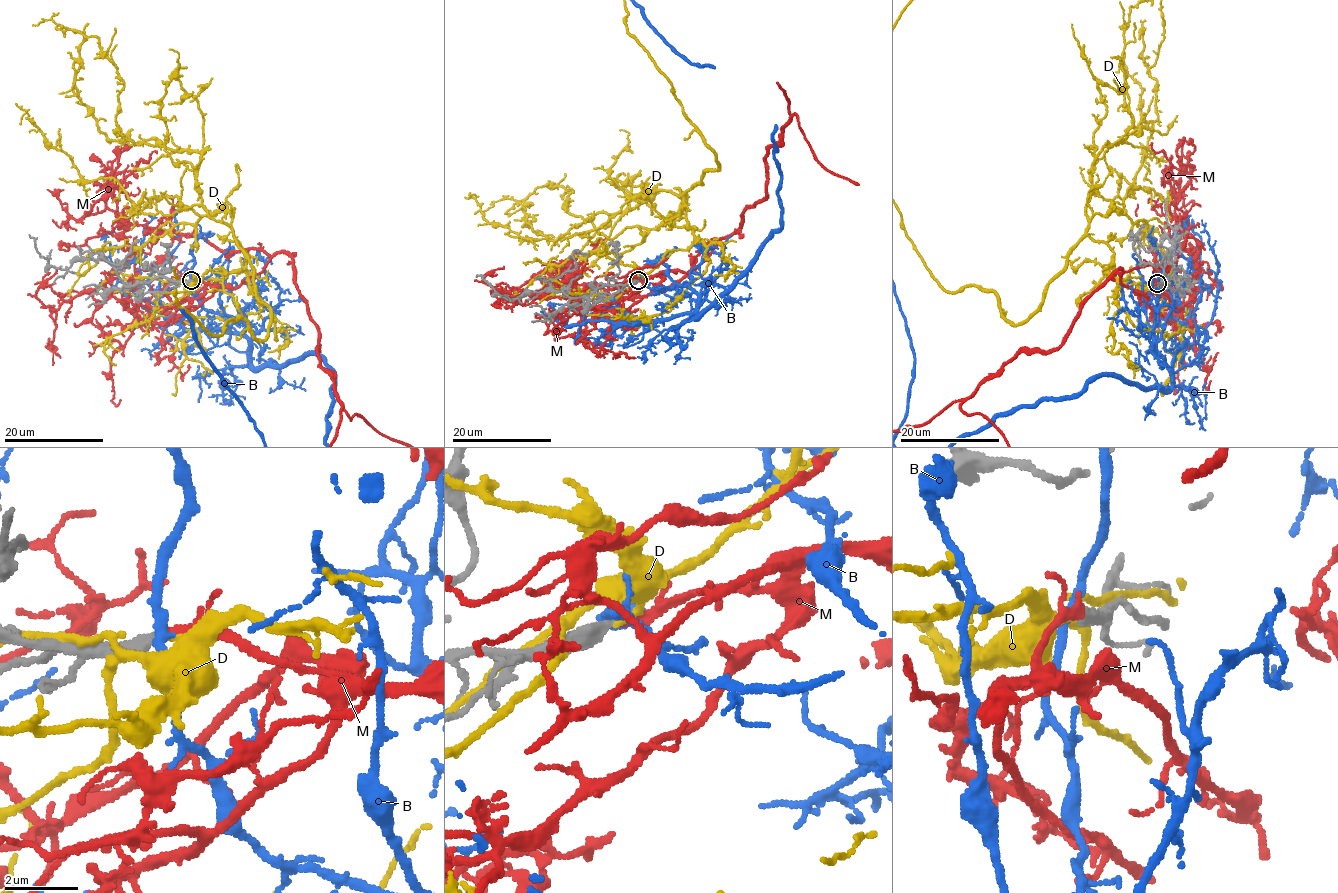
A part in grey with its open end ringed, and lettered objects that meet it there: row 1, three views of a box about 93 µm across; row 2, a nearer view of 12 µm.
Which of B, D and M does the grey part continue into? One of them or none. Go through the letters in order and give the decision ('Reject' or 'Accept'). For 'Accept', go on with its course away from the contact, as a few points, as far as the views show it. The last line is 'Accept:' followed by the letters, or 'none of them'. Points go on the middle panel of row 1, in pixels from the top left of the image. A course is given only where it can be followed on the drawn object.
B: Reject
D: Reject
M: Accept
Accept: M

